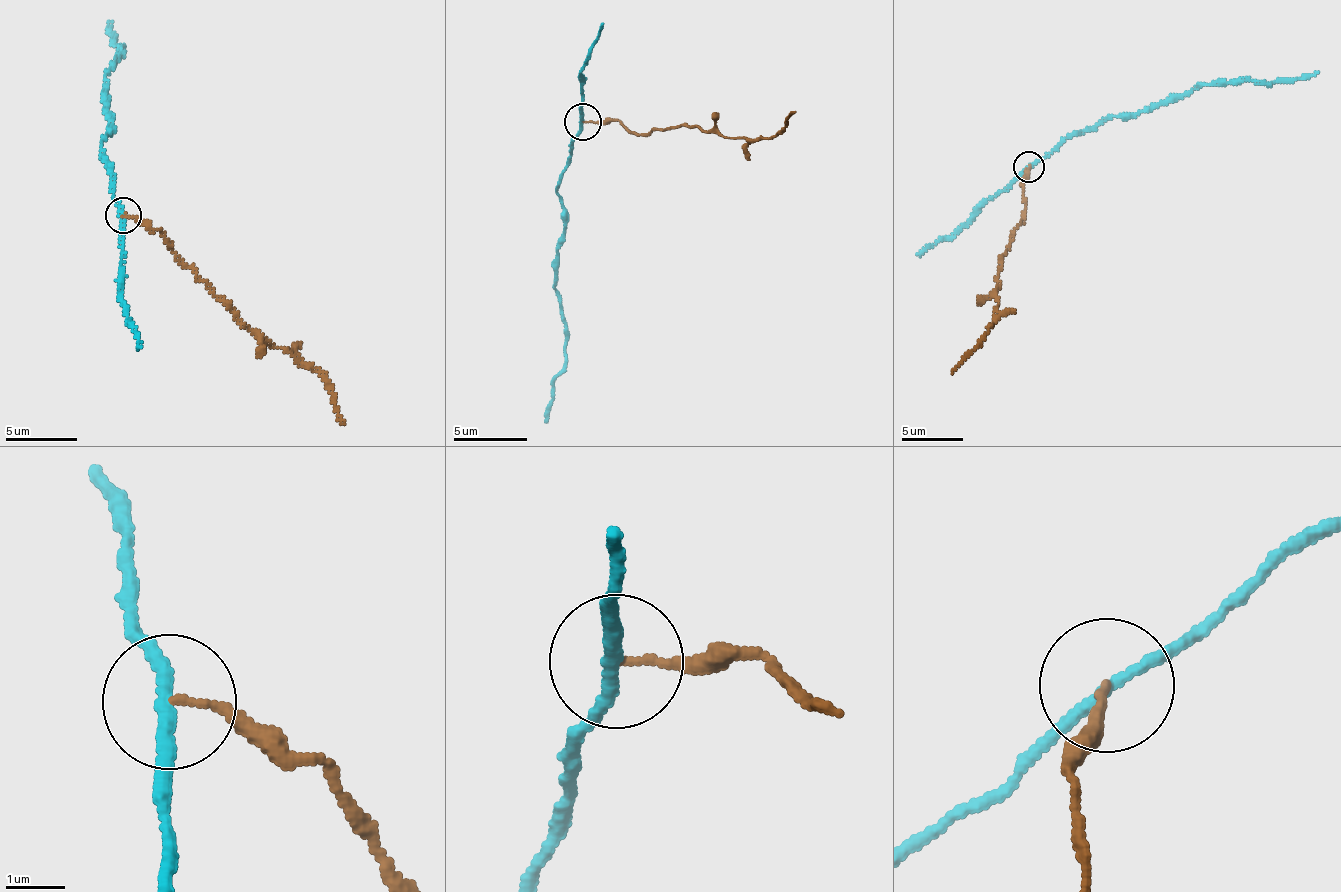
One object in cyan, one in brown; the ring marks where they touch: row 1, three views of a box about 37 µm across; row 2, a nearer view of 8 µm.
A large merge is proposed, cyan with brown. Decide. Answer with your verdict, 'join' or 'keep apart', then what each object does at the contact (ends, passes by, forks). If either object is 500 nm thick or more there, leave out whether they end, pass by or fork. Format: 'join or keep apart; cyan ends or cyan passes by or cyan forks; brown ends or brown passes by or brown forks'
keep apart; cyan passes by; brown ends

